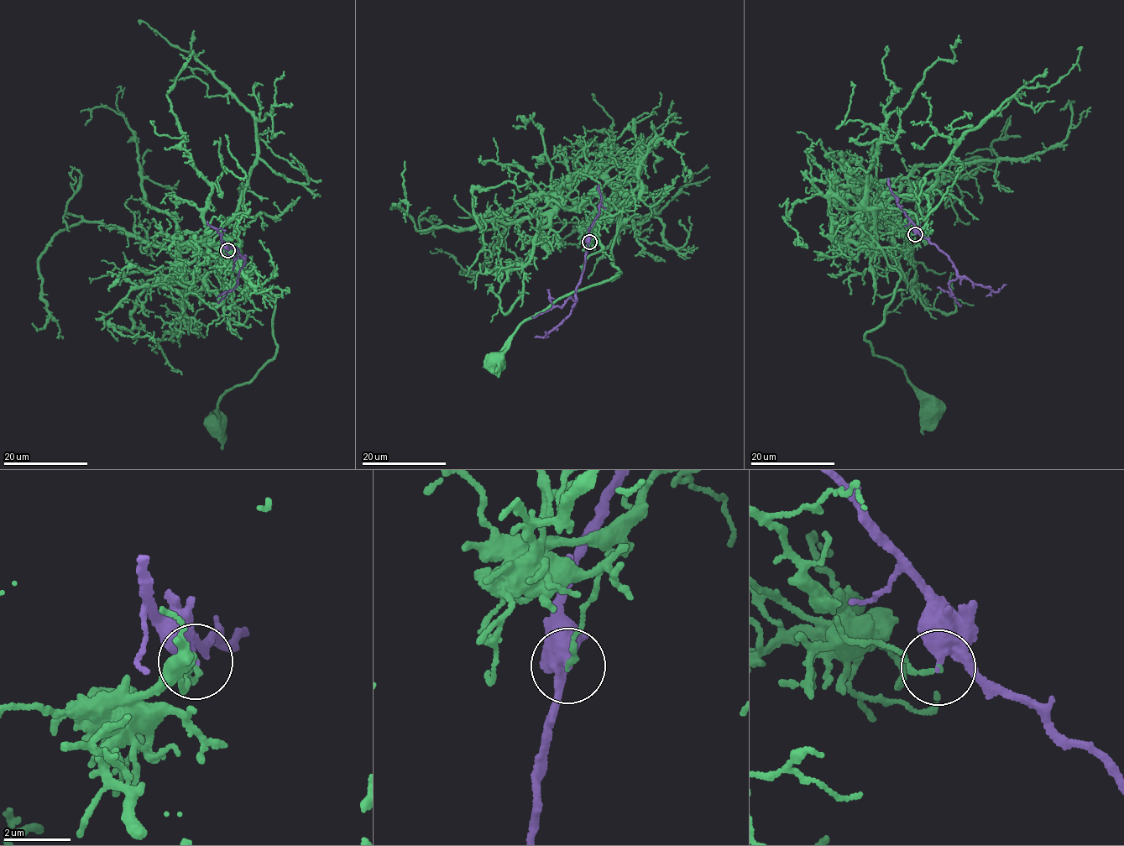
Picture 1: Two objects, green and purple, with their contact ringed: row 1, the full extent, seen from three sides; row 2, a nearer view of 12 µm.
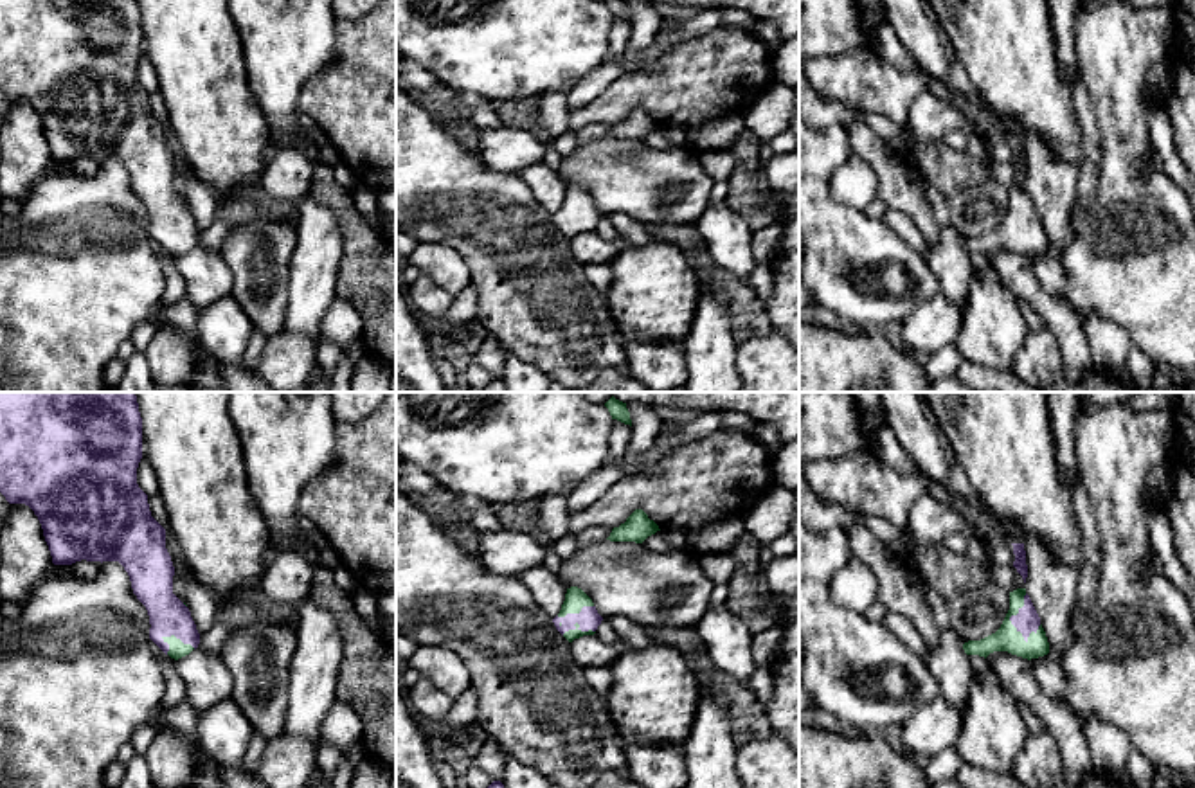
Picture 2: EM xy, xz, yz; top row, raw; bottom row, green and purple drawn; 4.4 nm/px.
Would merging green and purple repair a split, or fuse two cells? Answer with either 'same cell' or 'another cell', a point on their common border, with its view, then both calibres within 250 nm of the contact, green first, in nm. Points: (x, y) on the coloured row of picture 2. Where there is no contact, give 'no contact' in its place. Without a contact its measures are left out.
another cell | yz (1010, 616) | 110/110 nm

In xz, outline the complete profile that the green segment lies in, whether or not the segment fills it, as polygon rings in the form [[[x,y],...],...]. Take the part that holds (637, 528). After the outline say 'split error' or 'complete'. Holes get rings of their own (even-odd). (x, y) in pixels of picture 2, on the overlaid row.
[[[635,509],[624,524],[612,529],[606,540],[642,543],[648,536],[655,534],[657,531],[660,531],[659,525],[650,520],[642,509]]] | complete

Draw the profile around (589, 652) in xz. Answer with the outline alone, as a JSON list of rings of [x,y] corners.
[[[596,633],[583,635],[571,642],[572,658],[581,667],[610,667],[610,664],[619,657],[619,642],[608,644],[601,640]]]

